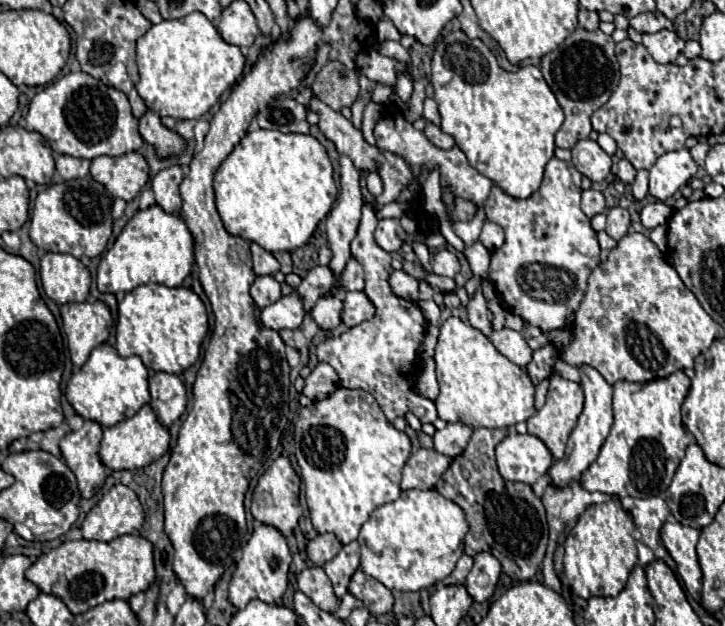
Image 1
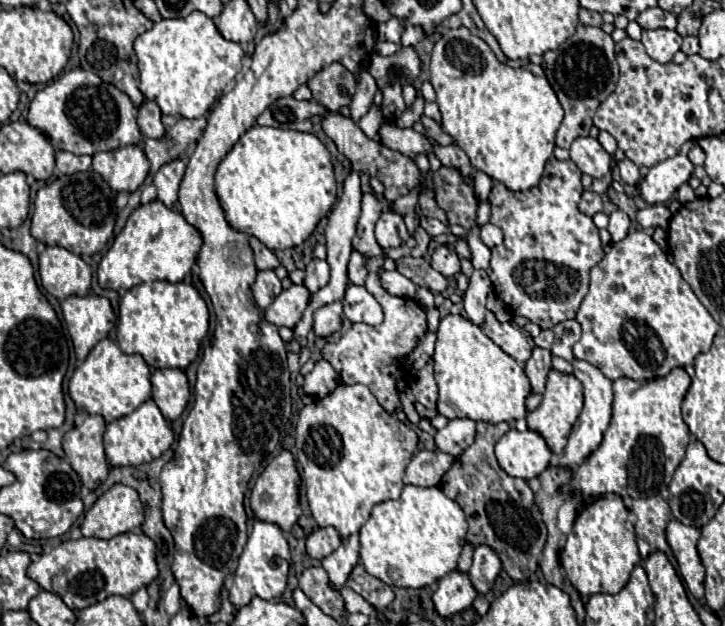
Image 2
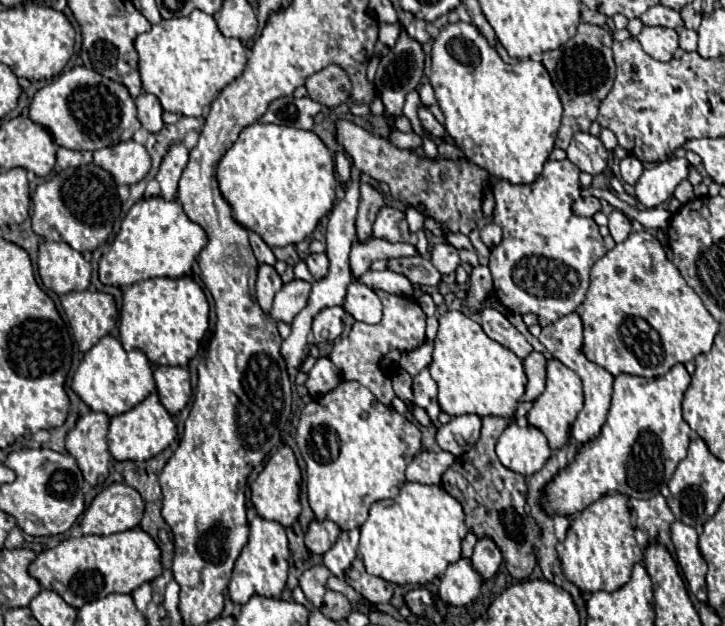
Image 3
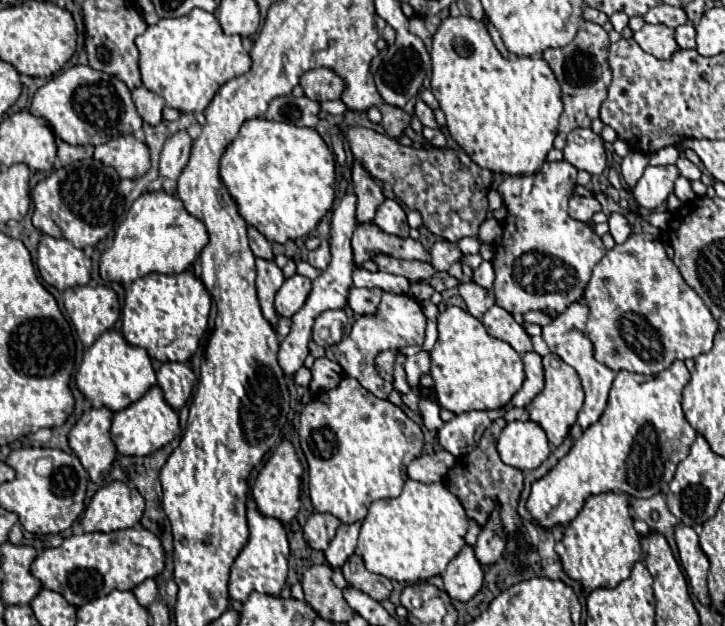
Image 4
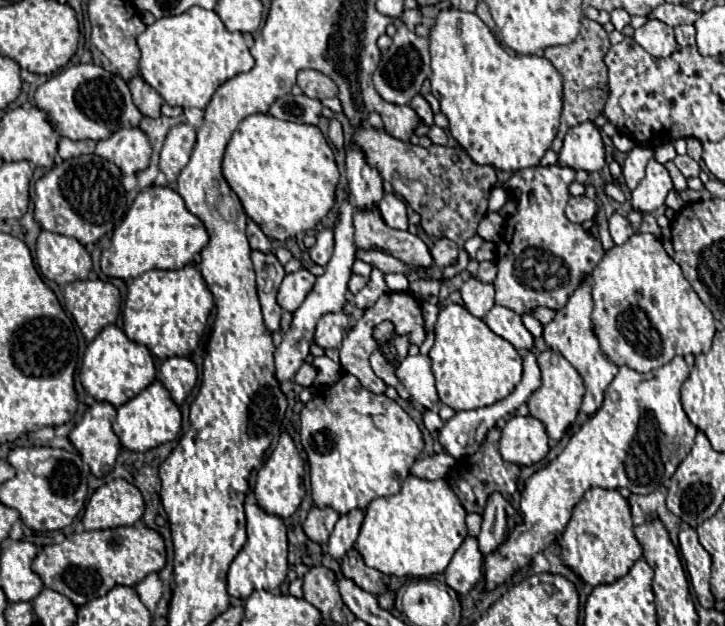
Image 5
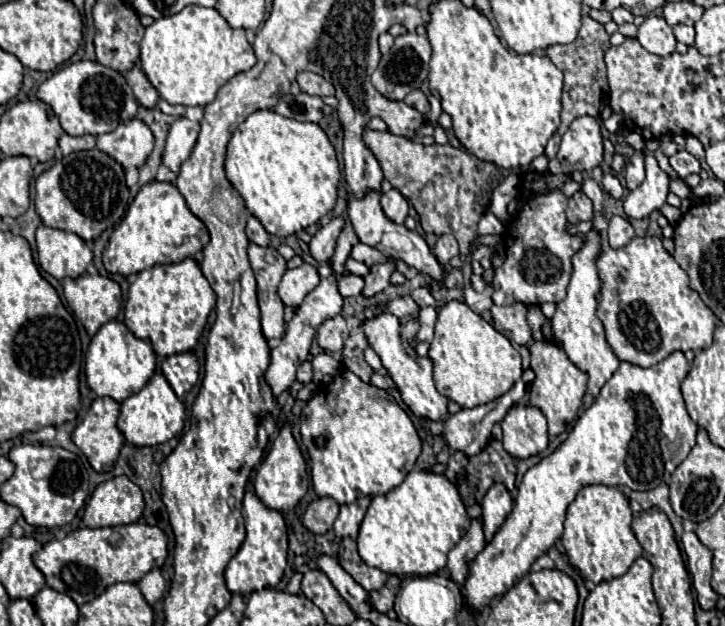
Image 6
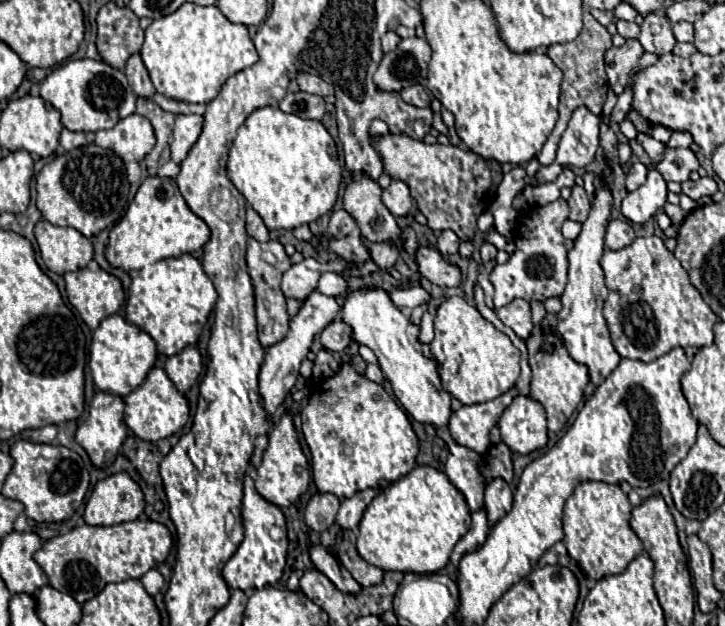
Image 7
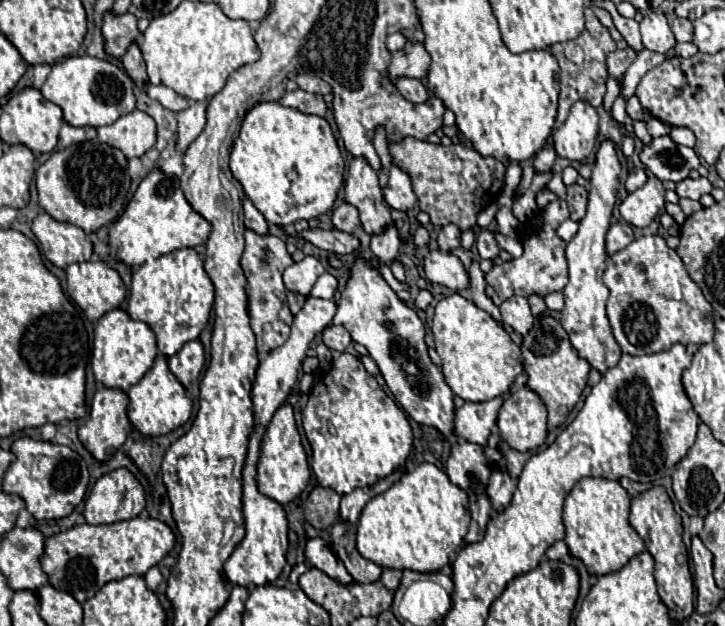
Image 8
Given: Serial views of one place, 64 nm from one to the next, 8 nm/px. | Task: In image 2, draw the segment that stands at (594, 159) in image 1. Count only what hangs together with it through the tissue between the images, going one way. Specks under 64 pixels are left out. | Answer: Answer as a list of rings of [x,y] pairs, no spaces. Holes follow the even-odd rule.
[[[590,136],[576,138],[572,142],[570,158],[580,168],[582,174],[588,174],[592,178],[602,178],[610,172],[612,156],[600,146],[598,140],[594,140]]]

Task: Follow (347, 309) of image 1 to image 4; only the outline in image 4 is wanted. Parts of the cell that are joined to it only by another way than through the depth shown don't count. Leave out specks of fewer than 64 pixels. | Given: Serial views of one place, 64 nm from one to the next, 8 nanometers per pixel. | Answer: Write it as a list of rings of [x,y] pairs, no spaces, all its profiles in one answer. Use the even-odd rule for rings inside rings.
[[[350,288],[348,294],[348,306],[354,310],[356,316],[374,316],[380,306],[380,290],[368,290],[368,288]]]

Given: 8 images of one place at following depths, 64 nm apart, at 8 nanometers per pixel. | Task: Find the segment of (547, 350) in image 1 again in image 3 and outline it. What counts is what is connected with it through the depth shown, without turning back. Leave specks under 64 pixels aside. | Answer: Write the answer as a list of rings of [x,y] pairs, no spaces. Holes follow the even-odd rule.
[[[532,352],[524,360],[524,368],[526,368],[526,376],[528,376],[524,400],[536,400],[544,392],[544,384],[546,384],[546,362],[548,360],[546,360],[546,356],[542,352]]]

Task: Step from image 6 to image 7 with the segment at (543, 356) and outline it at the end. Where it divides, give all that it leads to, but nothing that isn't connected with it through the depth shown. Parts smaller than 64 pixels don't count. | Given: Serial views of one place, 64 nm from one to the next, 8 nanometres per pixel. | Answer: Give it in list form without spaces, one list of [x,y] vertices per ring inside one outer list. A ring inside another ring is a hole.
[[[538,326],[534,330],[534,334],[526,340],[526,346],[528,346],[530,368],[532,368],[530,396],[532,396],[532,400],[540,402],[542,408],[546,410],[548,430],[560,432],[584,396],[584,388],[590,382],[588,368],[584,368],[582,364],[576,364],[570,358],[568,350],[564,348],[564,342],[554,334],[554,330],[544,330]]]

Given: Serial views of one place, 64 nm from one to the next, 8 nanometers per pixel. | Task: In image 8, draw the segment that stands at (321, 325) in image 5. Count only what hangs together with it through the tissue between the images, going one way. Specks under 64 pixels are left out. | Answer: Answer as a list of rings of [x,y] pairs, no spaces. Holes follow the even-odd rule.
[[[328,326],[328,328],[324,328],[324,332],[322,332],[322,342],[324,342],[330,350],[344,352],[344,350],[350,346],[352,338],[350,338],[350,334],[348,334],[348,330],[346,330],[344,326]]]

